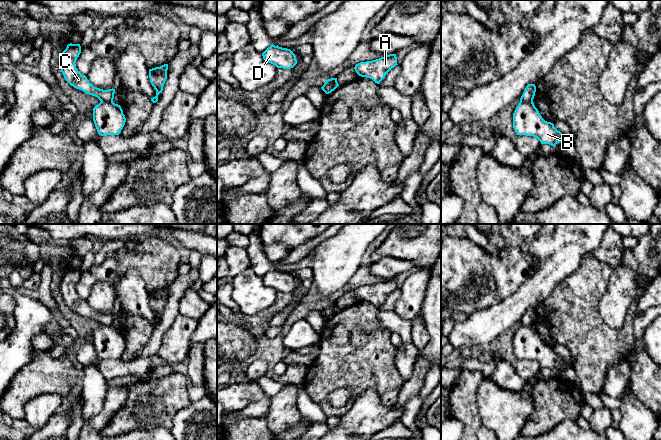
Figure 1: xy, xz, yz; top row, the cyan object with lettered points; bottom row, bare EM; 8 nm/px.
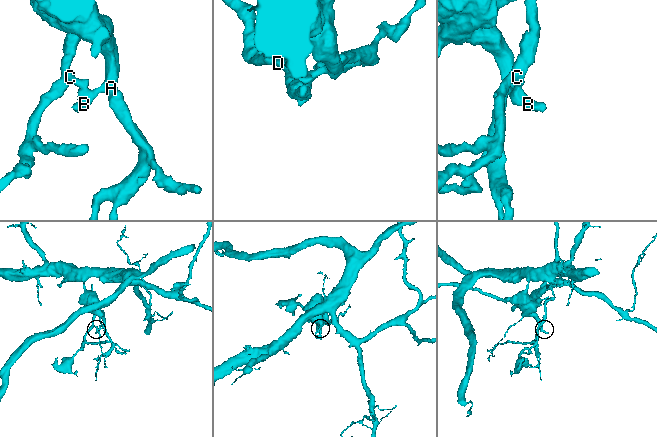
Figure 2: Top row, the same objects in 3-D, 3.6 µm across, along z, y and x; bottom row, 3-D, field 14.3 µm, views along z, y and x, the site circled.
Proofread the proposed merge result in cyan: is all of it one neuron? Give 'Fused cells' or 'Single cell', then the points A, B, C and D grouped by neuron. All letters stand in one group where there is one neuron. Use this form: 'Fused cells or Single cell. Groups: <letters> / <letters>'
Fused cells. Groups: A B / C D

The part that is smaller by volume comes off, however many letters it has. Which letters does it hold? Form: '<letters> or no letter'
C, D

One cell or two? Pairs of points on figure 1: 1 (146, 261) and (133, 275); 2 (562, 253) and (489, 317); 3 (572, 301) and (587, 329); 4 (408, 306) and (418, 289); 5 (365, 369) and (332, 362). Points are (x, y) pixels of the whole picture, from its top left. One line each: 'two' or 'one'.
1: two
2: one
3: one
4: one
5: one

